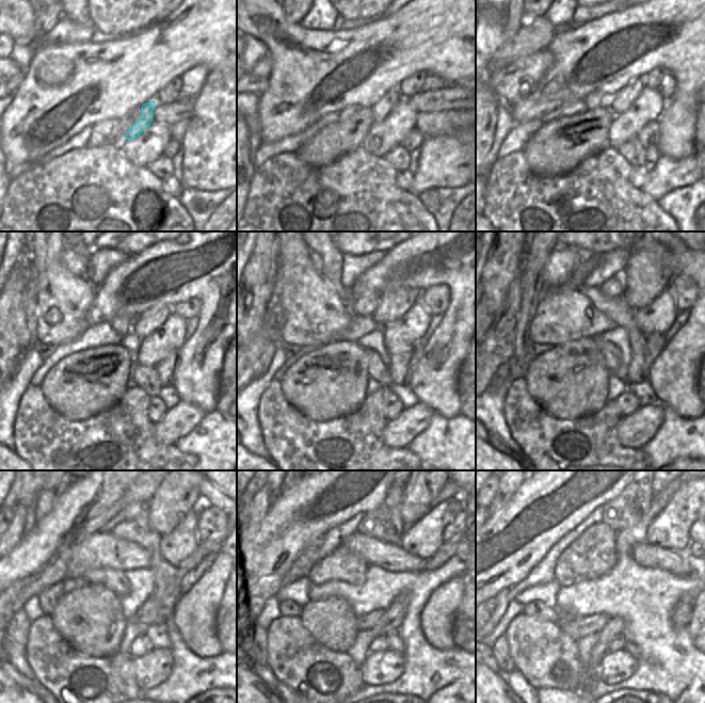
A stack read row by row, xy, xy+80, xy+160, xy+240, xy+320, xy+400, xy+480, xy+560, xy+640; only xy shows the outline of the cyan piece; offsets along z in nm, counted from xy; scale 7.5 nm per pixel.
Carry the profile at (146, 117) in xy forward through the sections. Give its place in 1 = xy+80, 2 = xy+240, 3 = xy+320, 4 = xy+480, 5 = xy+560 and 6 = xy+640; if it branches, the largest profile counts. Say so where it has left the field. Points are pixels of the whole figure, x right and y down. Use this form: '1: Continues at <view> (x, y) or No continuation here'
1: Continues at xy+80 (380, 111)
2: Continues at xy+240 (149, 321)
3: Continues at xy+320 (393, 303)
4: Continues at xy+480 (178, 494)
5: Continues at xy+560 (419, 492)
6: Continues at xy+640 (654, 492)

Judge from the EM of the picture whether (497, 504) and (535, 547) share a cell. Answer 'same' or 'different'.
different

